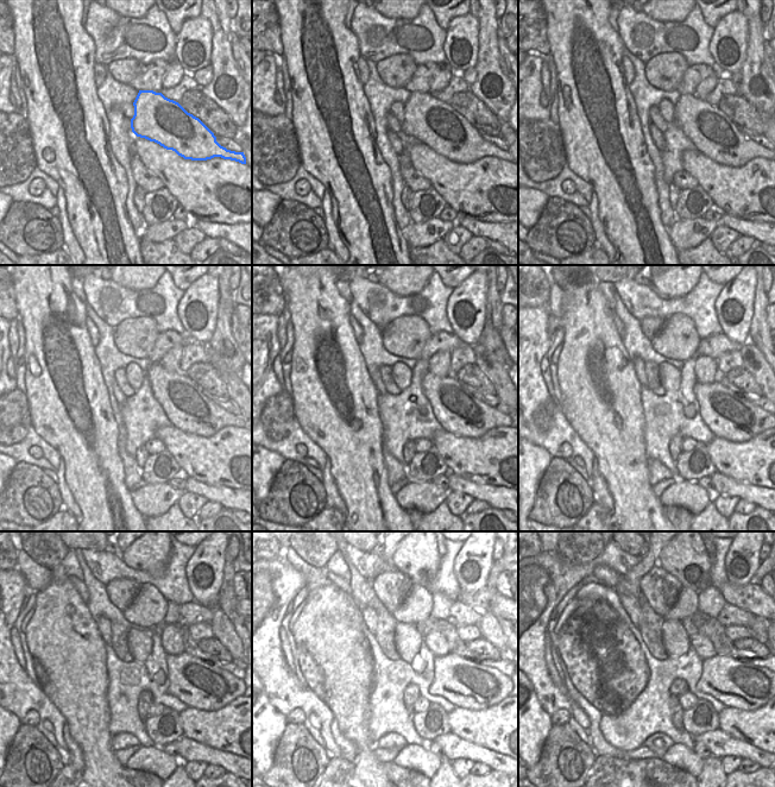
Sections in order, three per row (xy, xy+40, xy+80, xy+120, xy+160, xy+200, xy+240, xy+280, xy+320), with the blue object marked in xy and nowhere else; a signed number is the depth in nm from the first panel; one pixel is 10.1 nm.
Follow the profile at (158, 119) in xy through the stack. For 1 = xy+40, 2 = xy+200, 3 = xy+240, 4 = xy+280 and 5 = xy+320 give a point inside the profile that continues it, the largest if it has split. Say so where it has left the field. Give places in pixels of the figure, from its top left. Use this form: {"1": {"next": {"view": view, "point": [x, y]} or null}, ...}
{"1": {"next": {"view": "xy+40", "point": [427, 119]}}, "2": {"next": {"view": "xy+200", "point": [728, 415]}}, "3": {"next": {"view": "xy+240", "point": [197, 684]}}, "4": {"next": {"view": "xy+280", "point": [465, 684]}}, "5": {"next": {"view": "xy+320", "point": [735, 684]}}}

